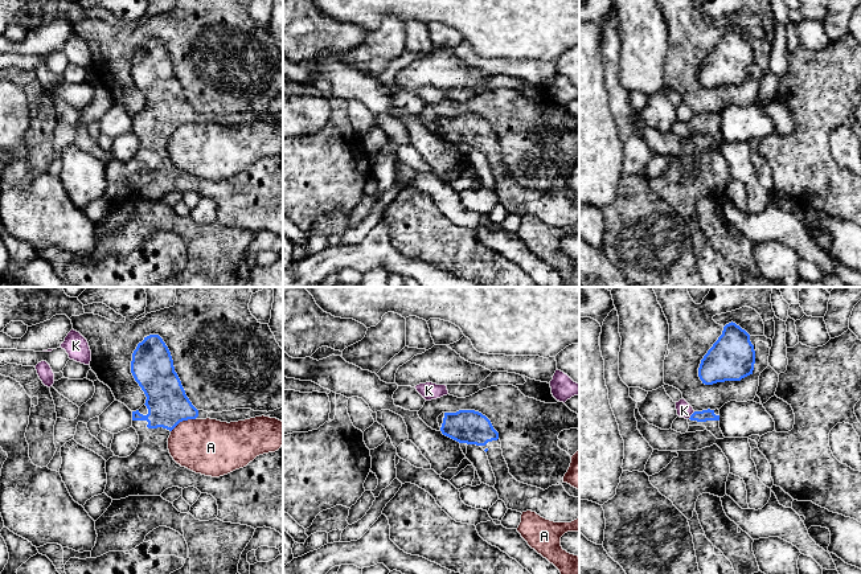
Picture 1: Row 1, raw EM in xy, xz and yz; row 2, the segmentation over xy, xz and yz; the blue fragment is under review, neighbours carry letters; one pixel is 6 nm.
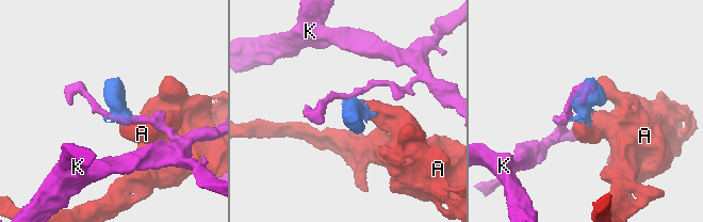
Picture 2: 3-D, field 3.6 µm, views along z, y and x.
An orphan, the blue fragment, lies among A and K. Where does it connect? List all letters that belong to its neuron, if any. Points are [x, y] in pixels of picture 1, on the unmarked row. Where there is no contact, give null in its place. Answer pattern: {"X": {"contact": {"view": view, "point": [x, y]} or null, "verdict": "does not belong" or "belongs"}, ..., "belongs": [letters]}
{"A": {"contact": {"view": "xy", "point": [183, 123]}, "verdict": "does not belong"}, "K": {"contact": {"view": "yz", "point": [691, 119]}, "verdict": "does not belong"}, "belongs": []}

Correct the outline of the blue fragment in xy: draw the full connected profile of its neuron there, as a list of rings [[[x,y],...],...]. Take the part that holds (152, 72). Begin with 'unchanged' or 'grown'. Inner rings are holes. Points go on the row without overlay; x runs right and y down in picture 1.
grown; [[[149,38],[132,57],[131,77],[144,95],[145,107],[132,115],[132,131],[139,139],[136,153],[127,161],[112,160],[106,165],[104,197],[112,204],[128,200],[161,200],[172,190],[194,190],[217,204],[218,220],[224,226],[257,231],[271,231],[283,239],[283,148],[275,156],[257,160],[246,171],[220,181],[196,177],[177,168],[169,157],[171,135],[183,124],[196,123],[198,114],[185,98],[175,75],[171,56],[159,38]]]

